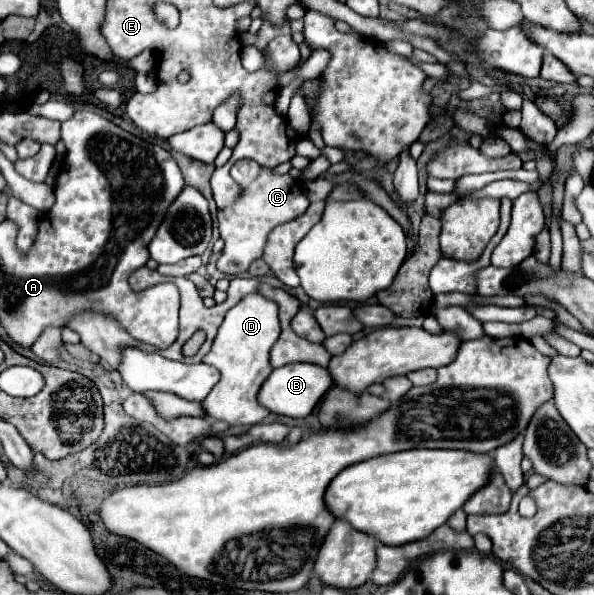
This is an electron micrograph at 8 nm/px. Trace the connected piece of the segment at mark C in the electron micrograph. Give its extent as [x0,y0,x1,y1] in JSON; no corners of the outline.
[218,159,310,275]

